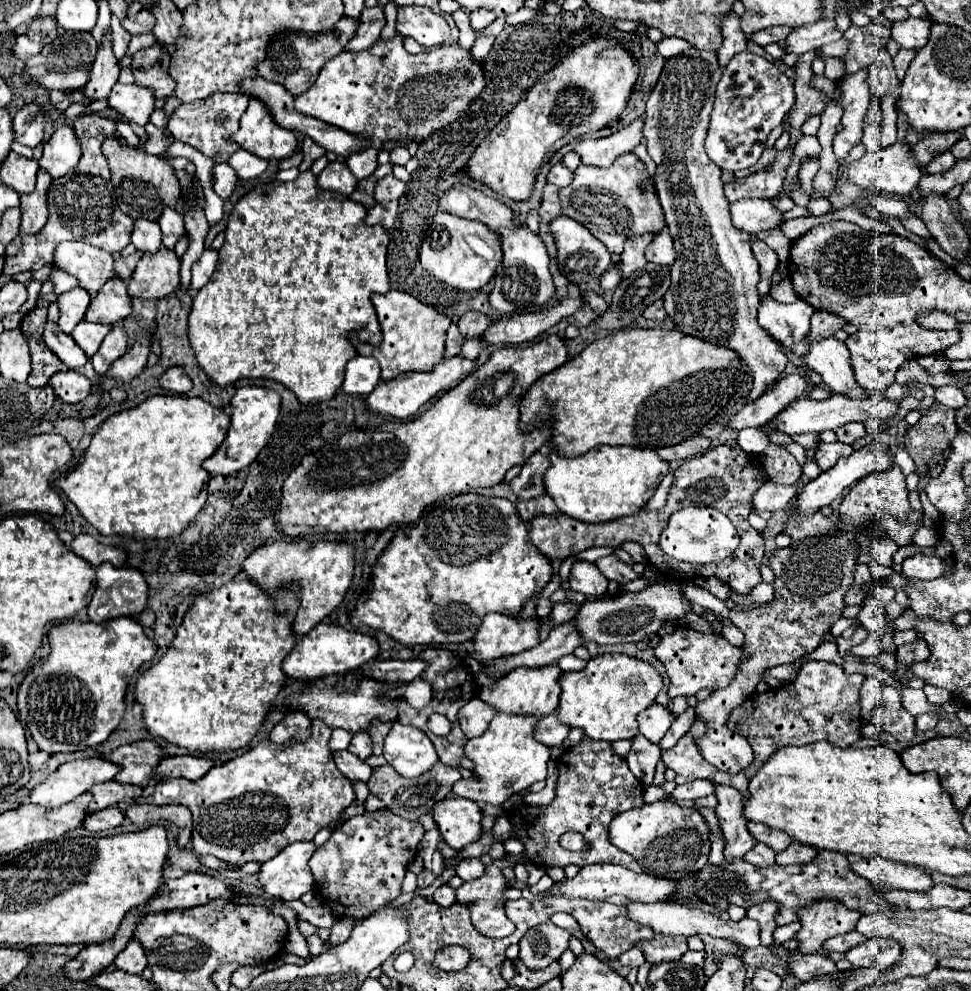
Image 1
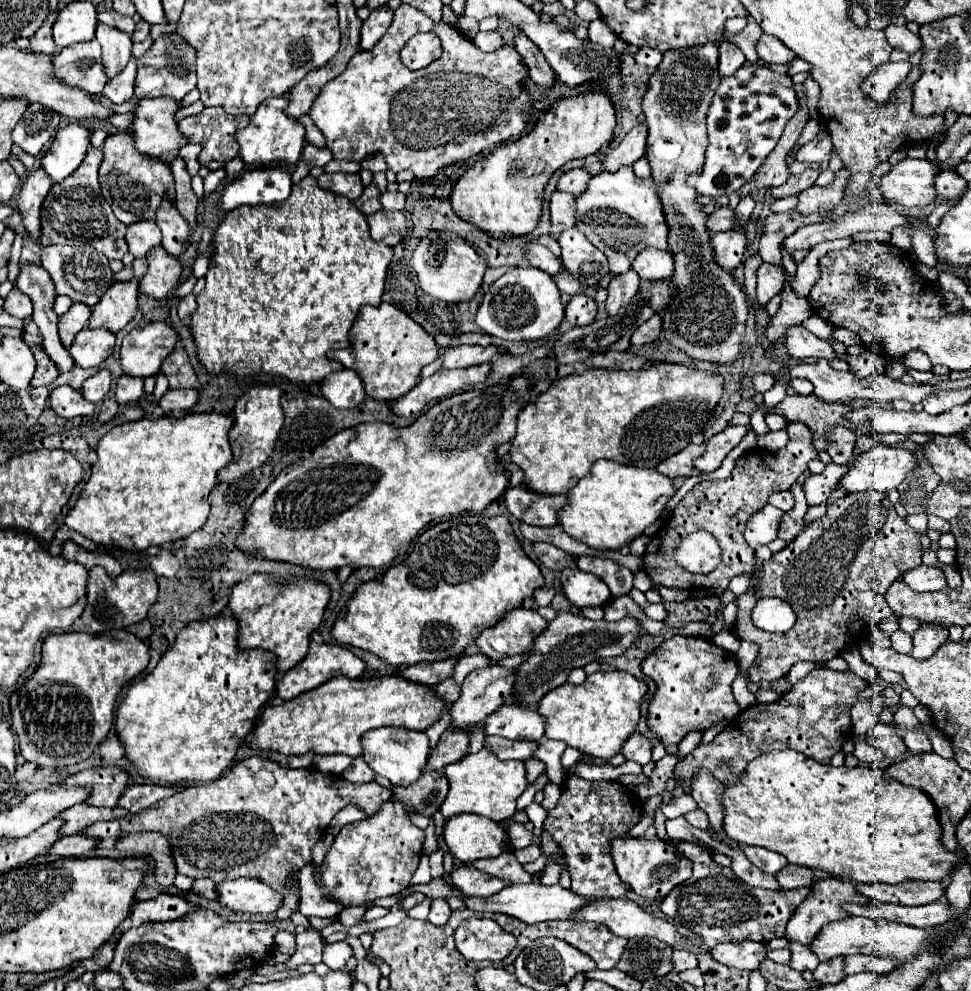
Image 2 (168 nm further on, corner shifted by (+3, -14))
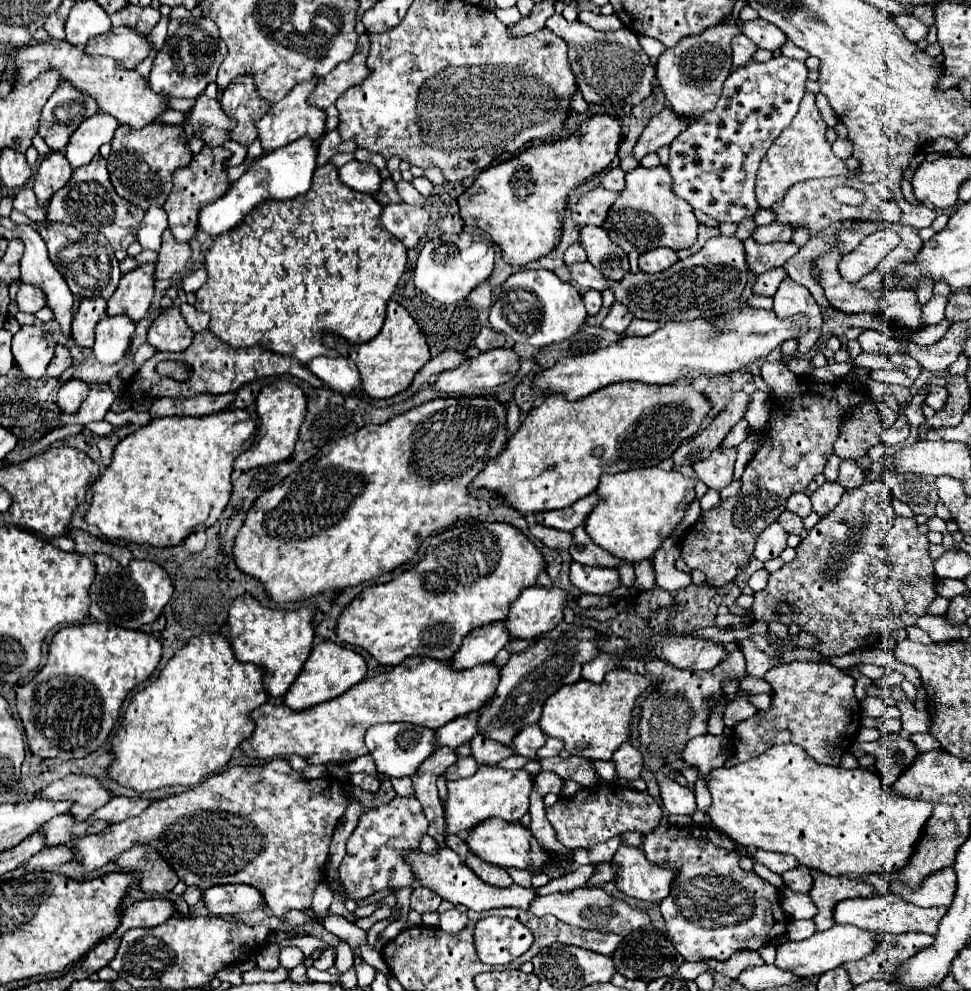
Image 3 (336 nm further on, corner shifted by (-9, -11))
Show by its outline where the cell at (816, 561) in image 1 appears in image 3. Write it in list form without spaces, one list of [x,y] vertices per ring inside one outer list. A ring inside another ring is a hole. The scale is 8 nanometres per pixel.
[[[873,480],[873,482],[865,482],[861,484],[859,488],[851,488],[843,494],[841,502],[837,504],[837,508],[833,512],[829,512],[827,516],[823,516],[811,530],[809,534],[801,540],[801,544],[797,546],[797,558],[789,564],[783,564],[783,568],[779,568],[777,572],[773,572],[769,576],[769,582],[767,582],[767,588],[761,590],[761,592],[755,592],[753,594],[755,602],[753,602],[753,608],[751,608],[751,614],[755,620],[763,620],[765,624],[769,622],[781,622],[785,626],[791,626],[791,624],[797,624],[803,632],[815,636],[819,642],[813,646],[815,652],[819,652],[821,656],[845,656],[853,650],[859,650],[859,648],[877,648],[881,642],[881,638],[887,638],[891,636],[895,630],[899,628],[909,628],[917,622],[917,618],[921,618],[925,614],[925,608],[935,600],[935,574],[933,574],[933,560],[929,556],[929,538],[925,534],[919,532],[919,524],[915,522],[915,518],[903,518],[903,516],[897,516],[895,510],[893,510],[893,504],[891,504],[891,492],[889,492],[889,486],[883,484],[883,480]],[[779,600],[785,600],[789,604],[793,604],[799,612],[795,616],[777,616],[775,614],[775,604]]]

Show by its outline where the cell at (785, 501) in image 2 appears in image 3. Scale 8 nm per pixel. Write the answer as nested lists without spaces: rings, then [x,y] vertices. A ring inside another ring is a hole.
[[[797,492],[797,494],[789,496],[789,500],[787,500],[787,510],[795,512],[795,514],[797,514],[797,516],[801,516],[801,518],[807,518],[807,516],[809,516],[809,512],[811,512],[809,496],[807,496],[807,494],[803,494],[803,492]]]

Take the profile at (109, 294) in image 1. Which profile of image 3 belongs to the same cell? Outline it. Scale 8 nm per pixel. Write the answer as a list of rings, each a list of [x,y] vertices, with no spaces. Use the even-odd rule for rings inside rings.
[[[141,264],[137,270],[123,274],[117,290],[107,302],[107,316],[129,316],[133,322],[139,322],[153,300],[153,272],[155,264]]]

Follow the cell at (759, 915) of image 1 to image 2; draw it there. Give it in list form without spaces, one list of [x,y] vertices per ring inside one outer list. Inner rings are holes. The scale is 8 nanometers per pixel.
[[[721,943],[711,949],[711,957],[727,967],[735,967],[741,971],[757,969],[757,963],[767,957],[763,943]]]

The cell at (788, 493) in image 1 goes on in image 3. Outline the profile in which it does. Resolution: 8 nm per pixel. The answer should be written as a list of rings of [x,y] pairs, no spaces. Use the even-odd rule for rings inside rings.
[[[775,520],[773,524],[769,524],[757,538],[755,544],[755,558],[765,562],[771,558],[777,558],[785,546],[787,546],[787,538],[789,534],[785,532],[785,528],[781,528],[781,524]]]

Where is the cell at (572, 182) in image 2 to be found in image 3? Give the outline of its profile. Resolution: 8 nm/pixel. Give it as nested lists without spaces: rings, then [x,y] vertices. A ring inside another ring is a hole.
[[[613,168],[613,170],[607,170],[605,172],[605,178],[601,180],[601,186],[605,190],[613,190],[613,192],[619,192],[623,188],[623,176],[625,172],[621,168]]]

